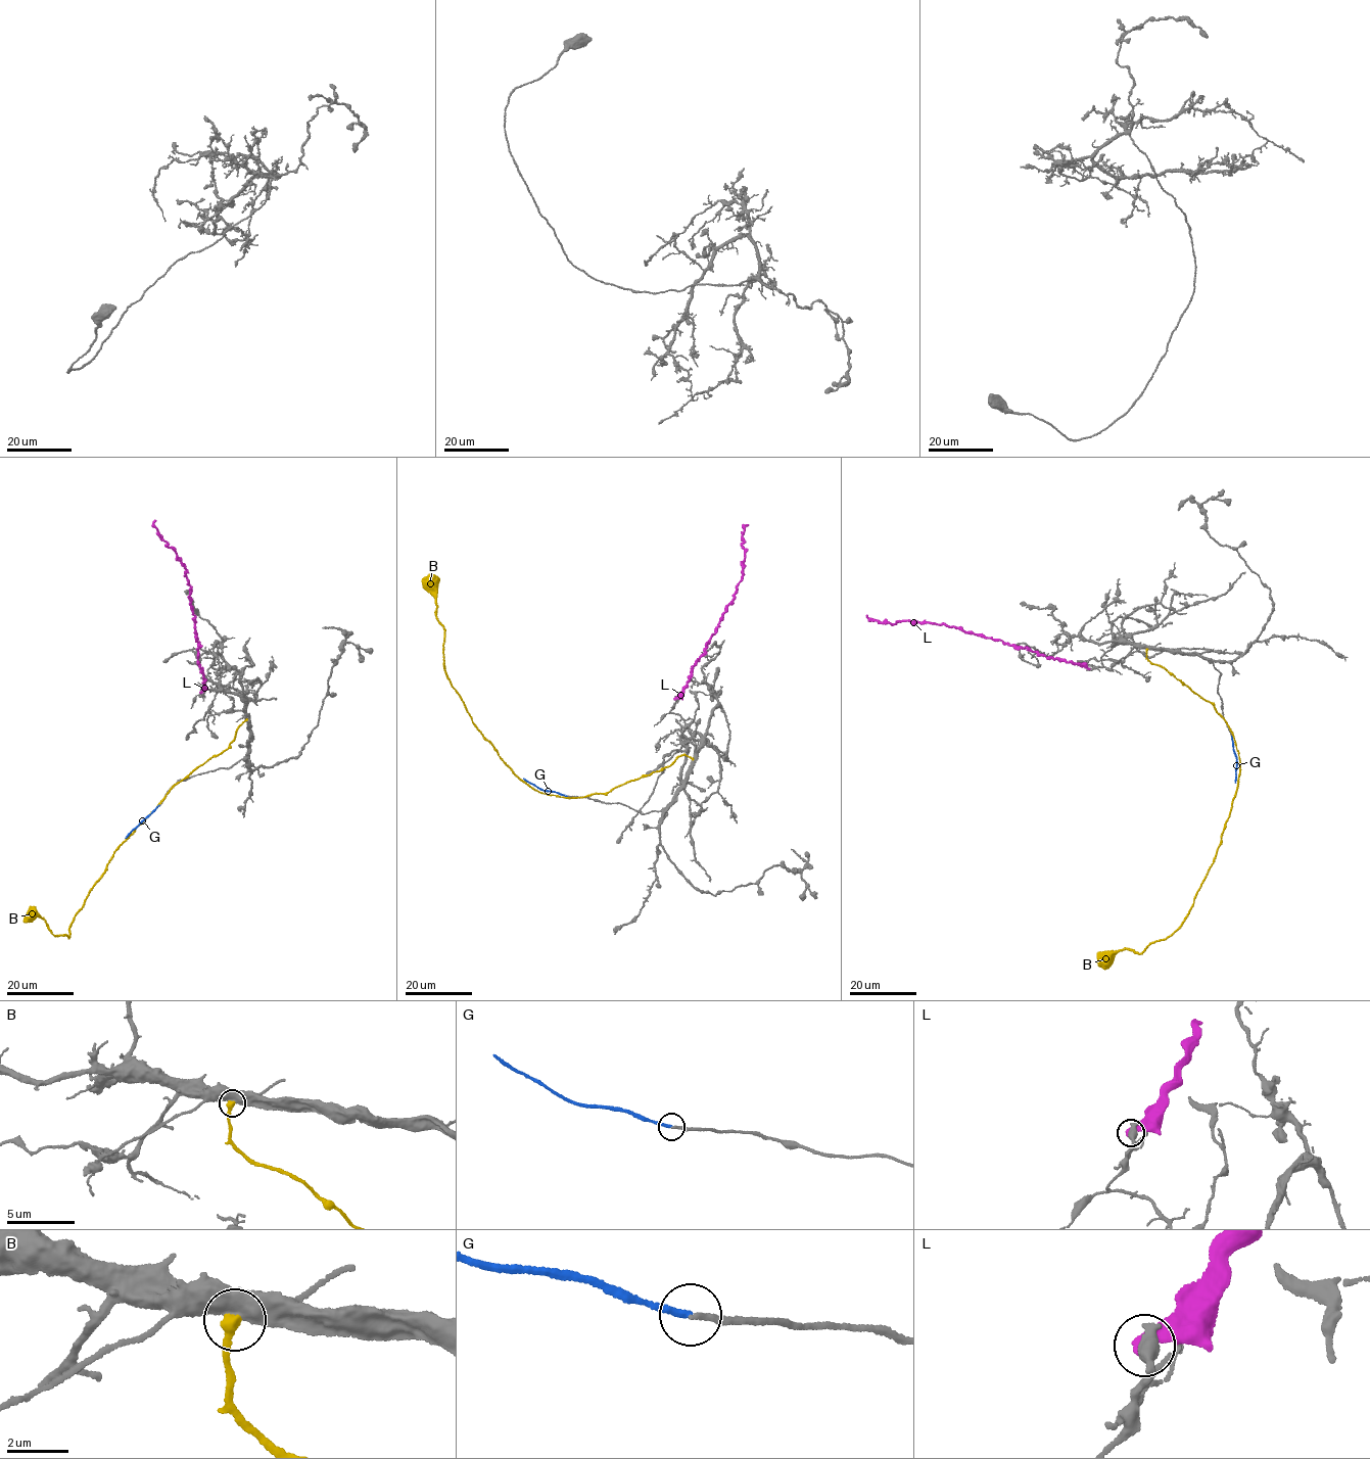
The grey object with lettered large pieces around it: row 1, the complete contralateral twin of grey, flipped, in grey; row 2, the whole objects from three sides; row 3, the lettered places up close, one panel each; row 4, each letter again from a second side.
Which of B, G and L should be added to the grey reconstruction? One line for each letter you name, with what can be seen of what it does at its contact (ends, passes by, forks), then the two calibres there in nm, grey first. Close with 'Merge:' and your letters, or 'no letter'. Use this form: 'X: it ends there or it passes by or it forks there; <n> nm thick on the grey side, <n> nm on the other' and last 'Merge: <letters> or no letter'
Merge: no letter

